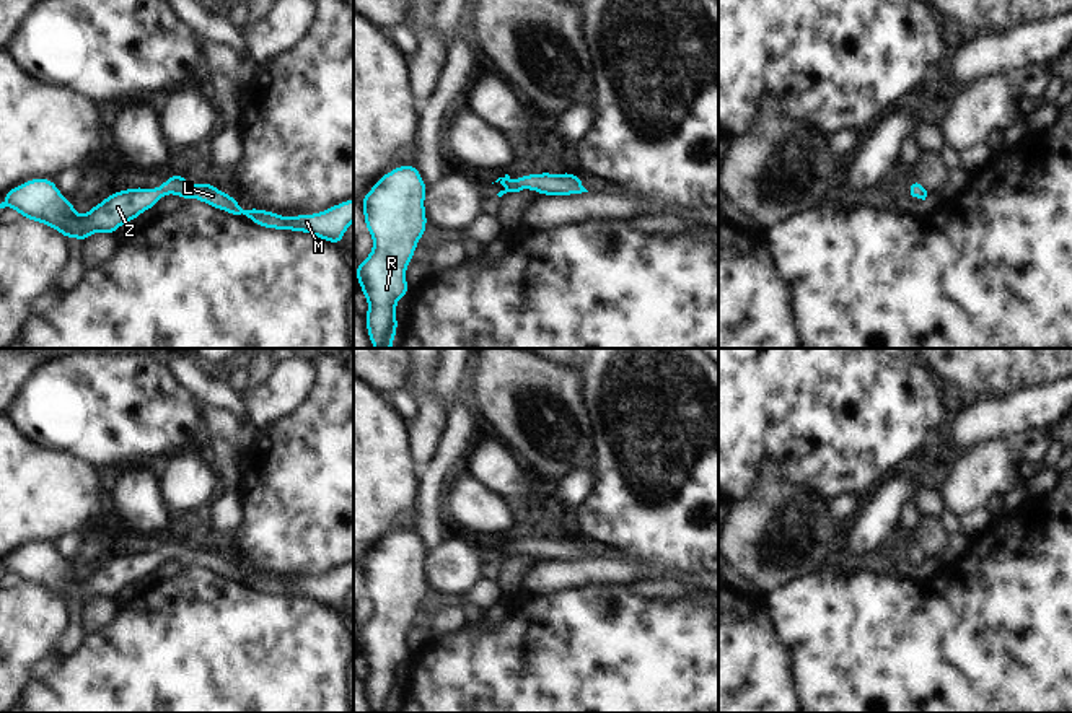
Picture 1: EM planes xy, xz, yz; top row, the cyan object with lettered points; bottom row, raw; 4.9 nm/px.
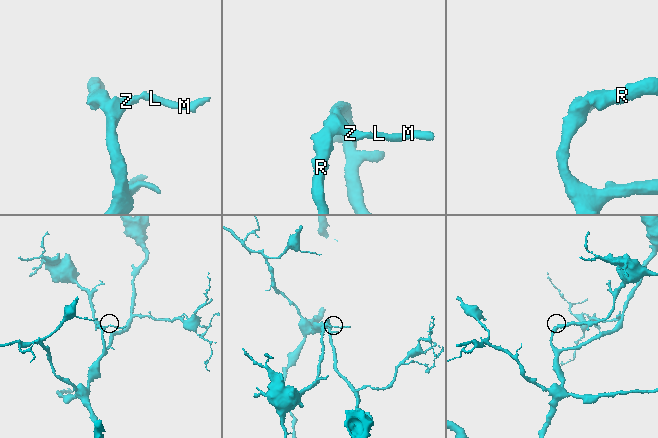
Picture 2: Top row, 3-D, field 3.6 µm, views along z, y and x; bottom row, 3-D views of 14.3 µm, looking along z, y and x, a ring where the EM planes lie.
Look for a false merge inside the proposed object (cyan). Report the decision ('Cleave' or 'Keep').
Keep

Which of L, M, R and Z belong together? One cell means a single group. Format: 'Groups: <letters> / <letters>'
Groups: L M R Z

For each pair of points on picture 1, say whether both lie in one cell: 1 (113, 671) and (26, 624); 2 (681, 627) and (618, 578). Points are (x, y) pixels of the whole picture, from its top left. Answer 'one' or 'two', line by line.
1: two
2: two

